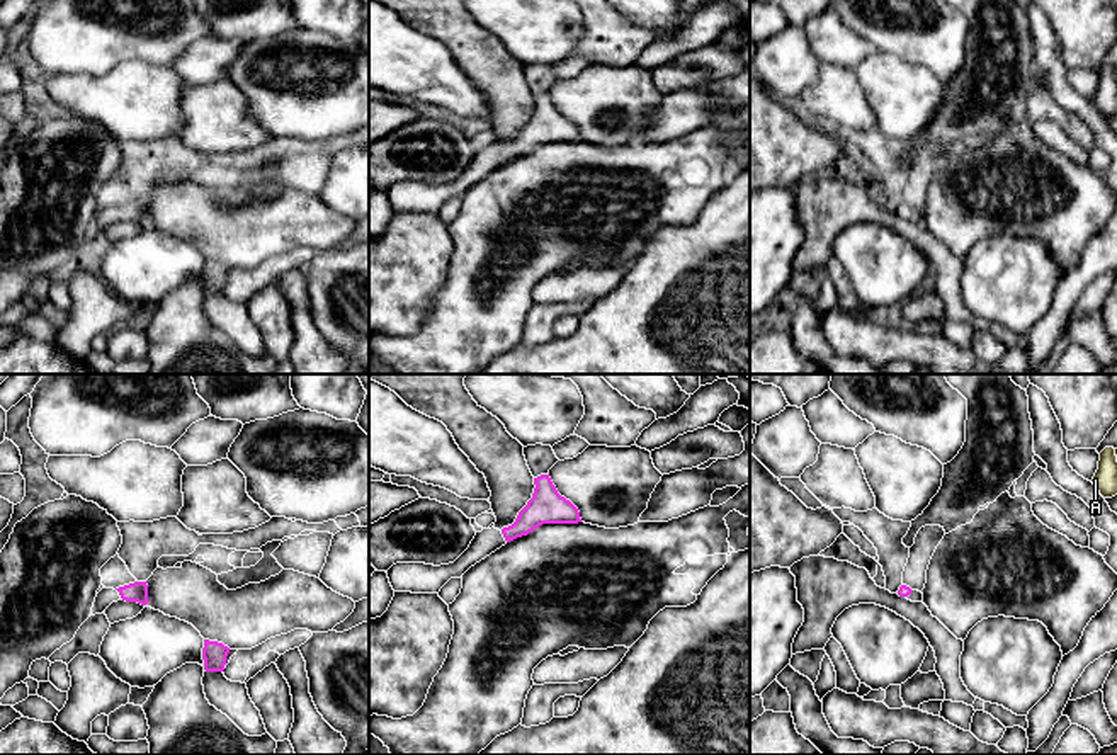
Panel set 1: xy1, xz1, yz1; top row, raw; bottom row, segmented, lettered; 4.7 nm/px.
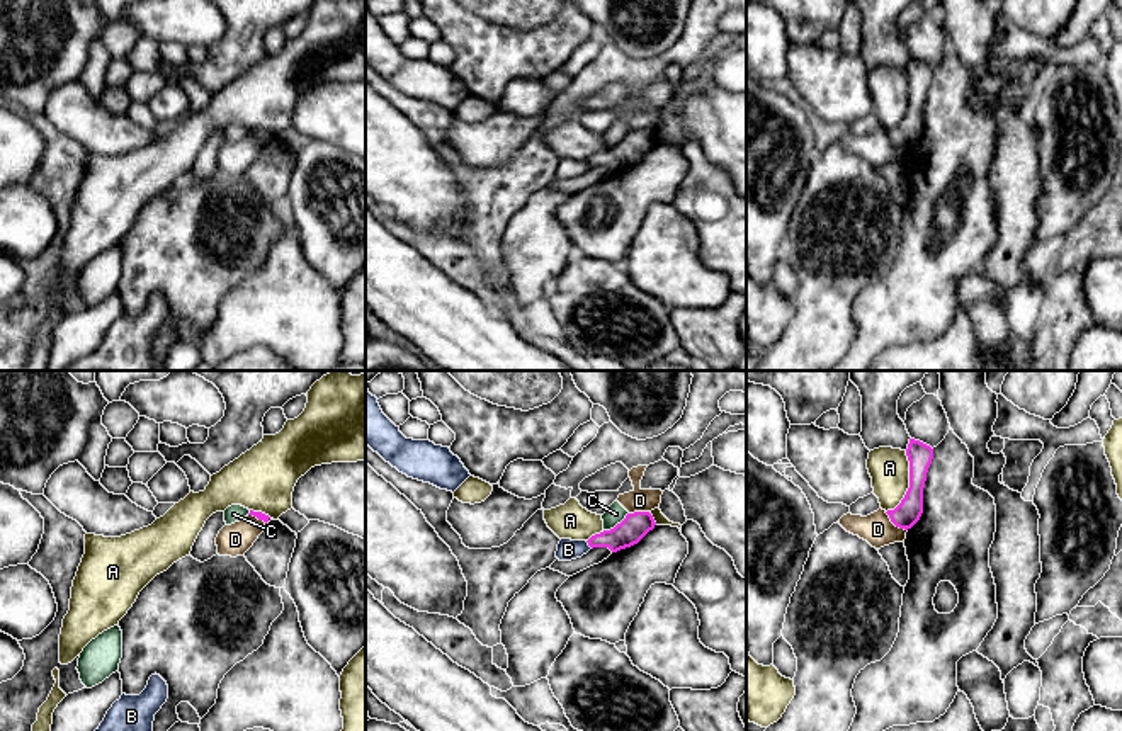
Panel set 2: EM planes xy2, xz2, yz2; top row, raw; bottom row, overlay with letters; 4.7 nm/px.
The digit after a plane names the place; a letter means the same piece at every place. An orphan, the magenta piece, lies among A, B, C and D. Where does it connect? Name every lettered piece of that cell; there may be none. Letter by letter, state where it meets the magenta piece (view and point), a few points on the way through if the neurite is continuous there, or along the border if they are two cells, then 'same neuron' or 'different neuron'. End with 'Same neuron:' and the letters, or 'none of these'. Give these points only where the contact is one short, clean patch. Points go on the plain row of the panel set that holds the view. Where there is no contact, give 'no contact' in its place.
A: meets magenta in yz2 at (910, 102); different neuron
B: meets magenta in xz2 at (589, 164); different neuron
C: meets magenta in xz2 at (617, 143); different neuron
D: meets magenta in yz2 at (895, 143); border along yz2 (884, 131), (896, 145), (906, 150); different neuron
Same neuron: none of these

